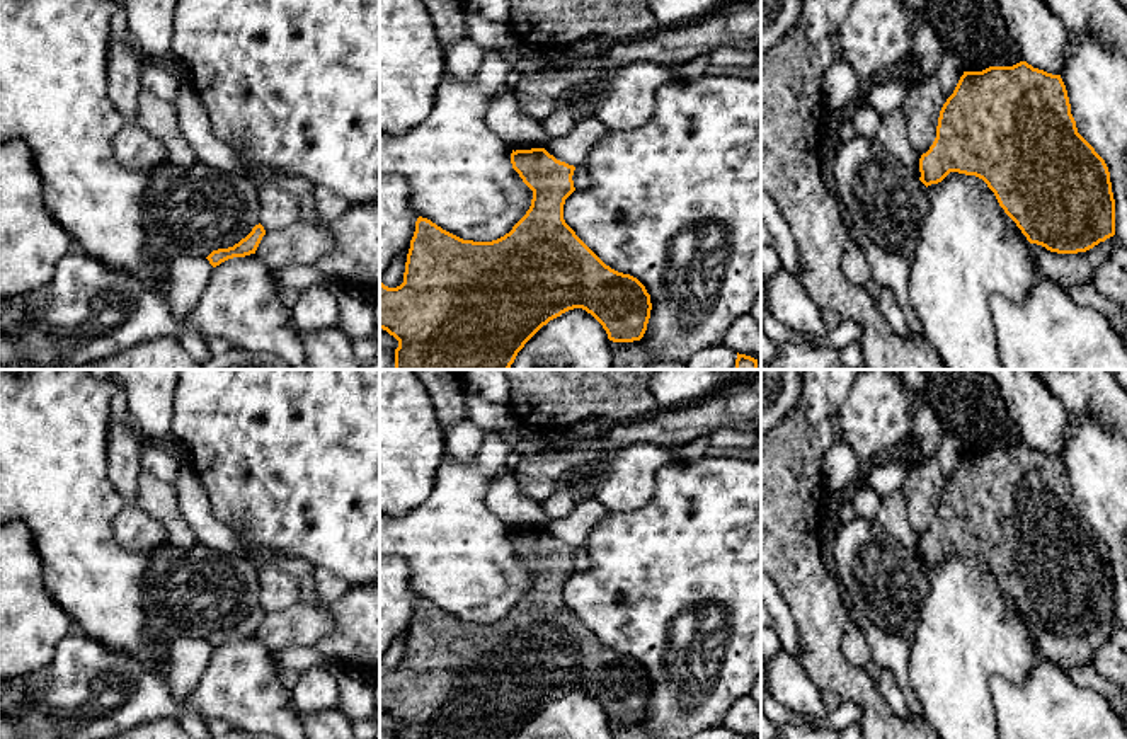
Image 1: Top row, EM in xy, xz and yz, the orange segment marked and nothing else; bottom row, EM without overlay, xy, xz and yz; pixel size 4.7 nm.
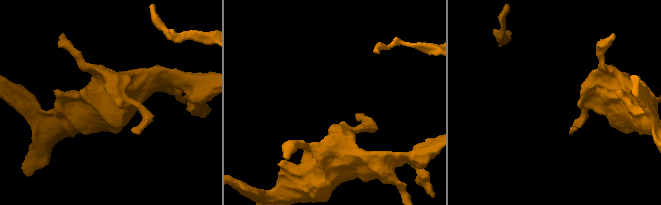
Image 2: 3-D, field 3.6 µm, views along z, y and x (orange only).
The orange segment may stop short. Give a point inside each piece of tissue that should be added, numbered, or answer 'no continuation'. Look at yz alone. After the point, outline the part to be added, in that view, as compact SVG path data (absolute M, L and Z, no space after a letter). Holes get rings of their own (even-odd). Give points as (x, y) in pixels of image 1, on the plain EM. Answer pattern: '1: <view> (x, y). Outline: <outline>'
no continuation

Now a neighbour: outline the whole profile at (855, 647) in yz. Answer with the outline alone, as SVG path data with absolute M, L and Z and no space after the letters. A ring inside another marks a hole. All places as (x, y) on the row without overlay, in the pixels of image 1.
M853 623L841 637L841 650L843 656L856 667L867 667L873 662L865 633Z

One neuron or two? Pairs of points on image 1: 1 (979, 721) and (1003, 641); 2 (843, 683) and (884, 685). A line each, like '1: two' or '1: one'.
1: one
2: two

